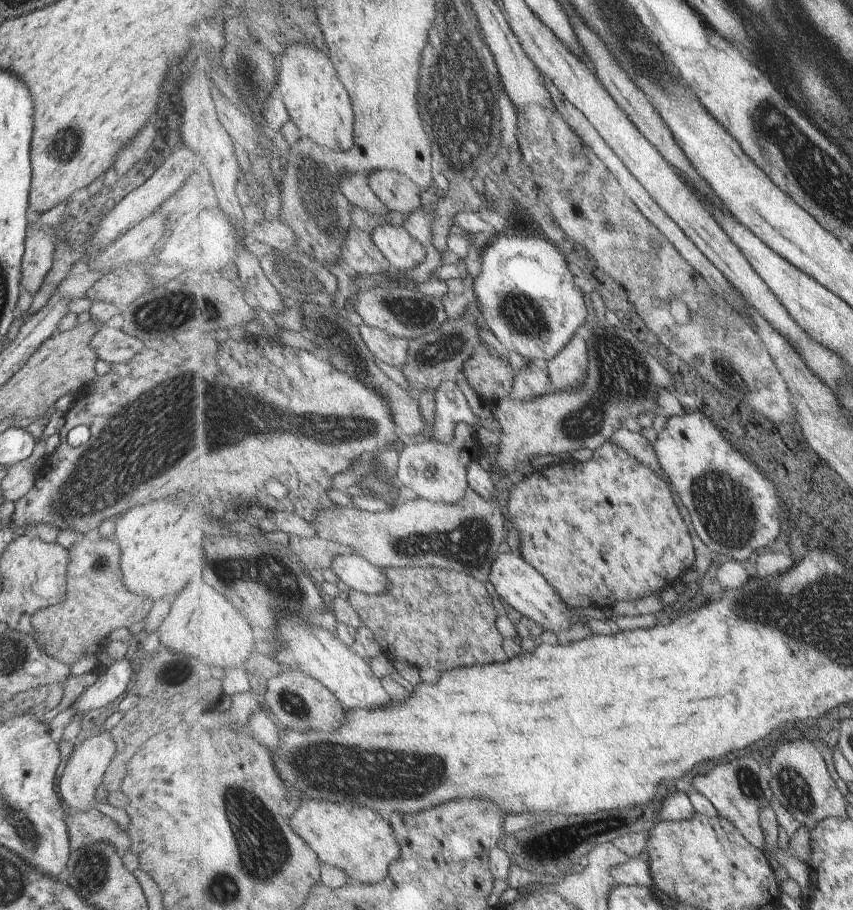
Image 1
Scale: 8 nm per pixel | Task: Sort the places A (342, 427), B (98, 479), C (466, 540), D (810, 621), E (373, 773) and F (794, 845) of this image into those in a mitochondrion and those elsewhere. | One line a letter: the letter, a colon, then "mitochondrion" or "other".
A: mitochondrion
B: mitochondrion
C: mitochondrion
D: mitochondrion
E: mitochondrion
F: other

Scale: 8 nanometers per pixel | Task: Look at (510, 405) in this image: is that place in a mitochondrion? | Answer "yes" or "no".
no

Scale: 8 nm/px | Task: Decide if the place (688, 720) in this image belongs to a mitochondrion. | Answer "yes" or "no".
yes

